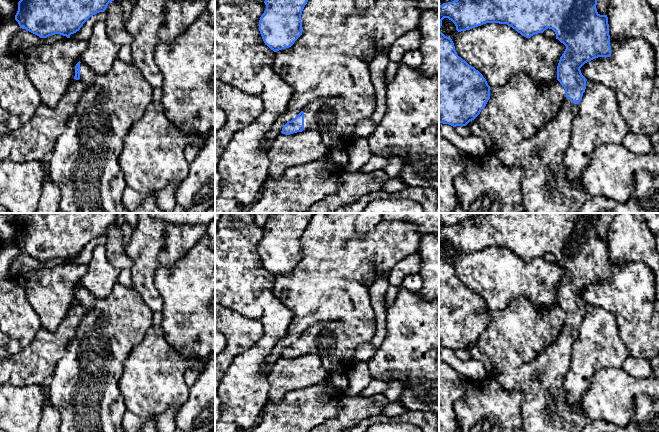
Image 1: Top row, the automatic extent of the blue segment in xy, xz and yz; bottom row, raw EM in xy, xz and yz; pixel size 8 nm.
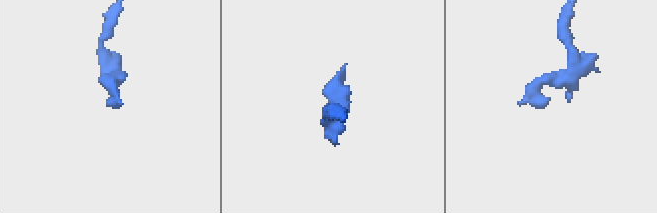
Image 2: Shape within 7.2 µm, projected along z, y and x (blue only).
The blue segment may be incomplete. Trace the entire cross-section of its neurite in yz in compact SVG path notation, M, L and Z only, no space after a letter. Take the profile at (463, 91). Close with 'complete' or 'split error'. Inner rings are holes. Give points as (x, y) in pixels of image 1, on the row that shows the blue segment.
M454 0L439 6L439 123L466 126L480 114L490 99L490 86L486 79L457 55L452 39L440 31L444 18L451 20L458 32L486 23L499 23L507 24L529 38L549 28L566 46L557 66L557 80L566 94L559 112L530 138L506 144L496 153L504 164L519 166L523 170L521 193L524 213L578 213L589 198L585 190L568 181L564 157L570 144L571 123L586 89L587 79L580 68L595 58L611 56L608 17L597 12L597 1Z | split error

